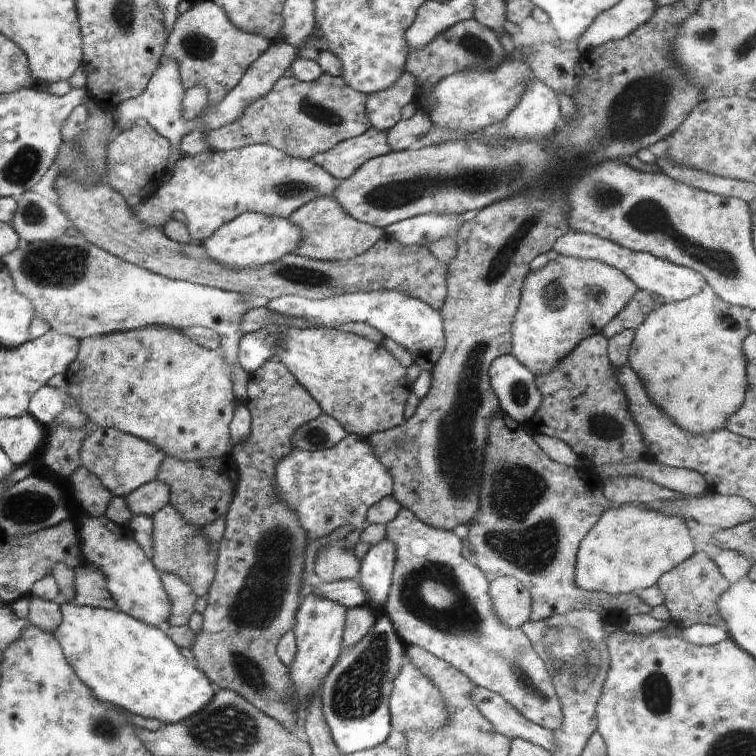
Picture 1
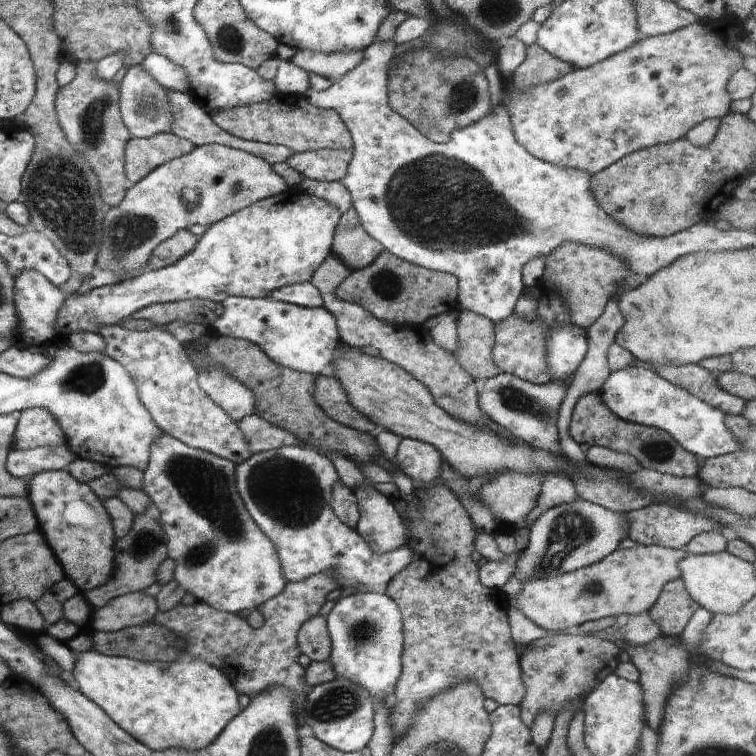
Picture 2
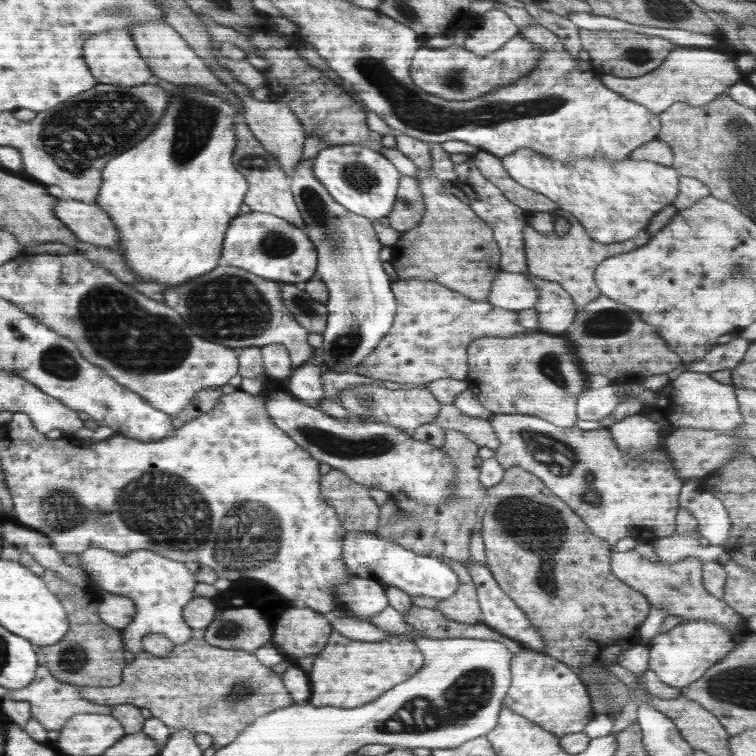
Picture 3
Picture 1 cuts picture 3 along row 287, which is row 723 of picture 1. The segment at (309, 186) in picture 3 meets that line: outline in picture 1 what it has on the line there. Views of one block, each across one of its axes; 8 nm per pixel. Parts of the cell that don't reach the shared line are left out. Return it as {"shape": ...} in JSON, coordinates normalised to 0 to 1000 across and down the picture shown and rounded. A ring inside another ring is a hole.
{"shape":[[[509,812],[470,853],[452,858],[446,876],[427,897],[423,918],[426,939],[452,999],[495,989],[509,983],[516,974],[515,923],[521,897],[537,872],[537,856]]]}

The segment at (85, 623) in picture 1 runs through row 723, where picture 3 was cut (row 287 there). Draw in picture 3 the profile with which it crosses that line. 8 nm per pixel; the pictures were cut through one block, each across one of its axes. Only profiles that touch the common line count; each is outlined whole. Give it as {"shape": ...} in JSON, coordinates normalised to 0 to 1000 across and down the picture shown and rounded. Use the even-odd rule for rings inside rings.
{"shape":[[[242,112],[224,120],[228,132],[222,148],[206,172],[180,196],[161,201],[146,212],[132,229],[132,247],[126,269],[151,294],[167,352],[190,373],[206,373],[225,381],[238,378],[259,365],[270,365],[287,354],[294,339],[294,317],[304,295],[319,283],[328,251],[325,235],[310,224],[306,208],[312,194],[310,138],[274,120]]]}

